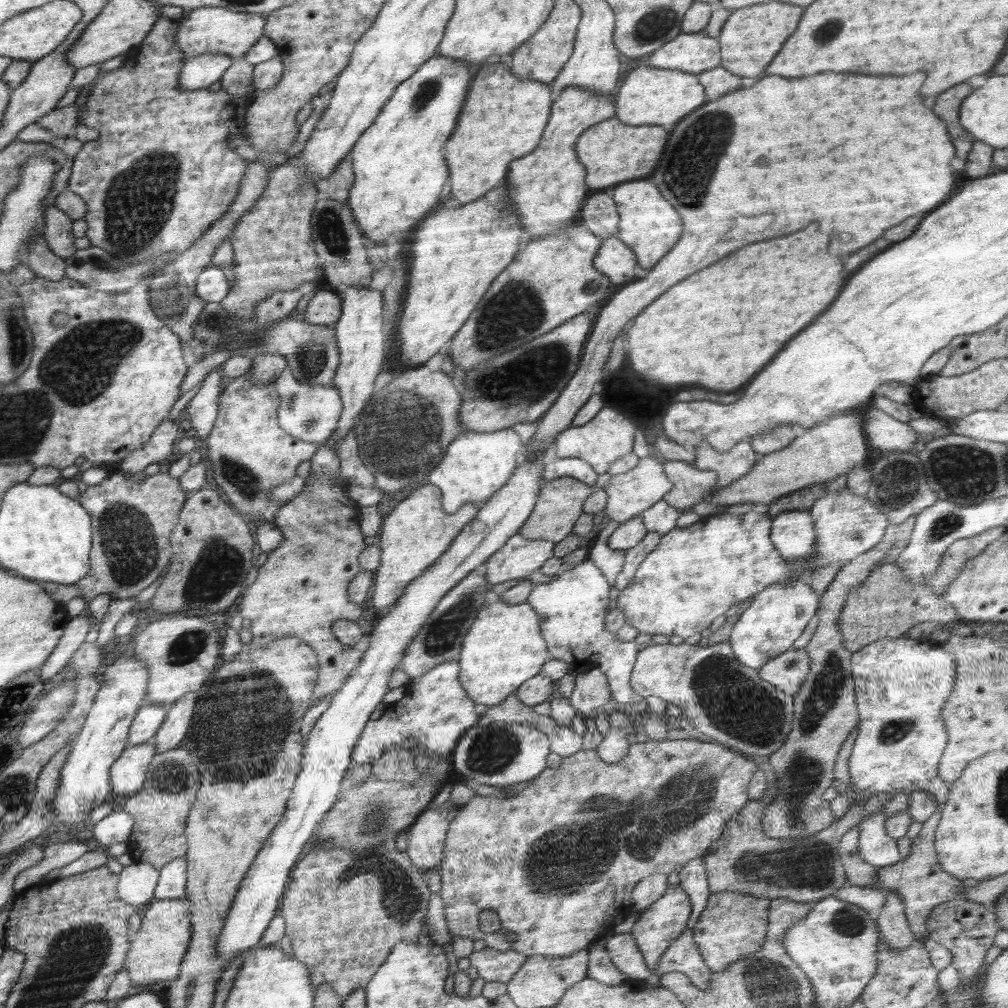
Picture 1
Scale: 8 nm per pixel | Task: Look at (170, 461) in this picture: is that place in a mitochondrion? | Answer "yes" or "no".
no

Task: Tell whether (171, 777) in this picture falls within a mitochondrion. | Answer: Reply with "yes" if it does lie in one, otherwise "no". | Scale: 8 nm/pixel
yes

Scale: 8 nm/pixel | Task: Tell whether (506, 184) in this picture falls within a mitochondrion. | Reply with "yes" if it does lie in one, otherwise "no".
no

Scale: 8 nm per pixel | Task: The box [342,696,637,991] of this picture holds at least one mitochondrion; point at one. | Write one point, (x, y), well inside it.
(491, 752)

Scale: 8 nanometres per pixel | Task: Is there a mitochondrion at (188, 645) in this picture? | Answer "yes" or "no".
yes

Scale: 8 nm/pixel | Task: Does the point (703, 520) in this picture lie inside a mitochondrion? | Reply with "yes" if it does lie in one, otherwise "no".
no

